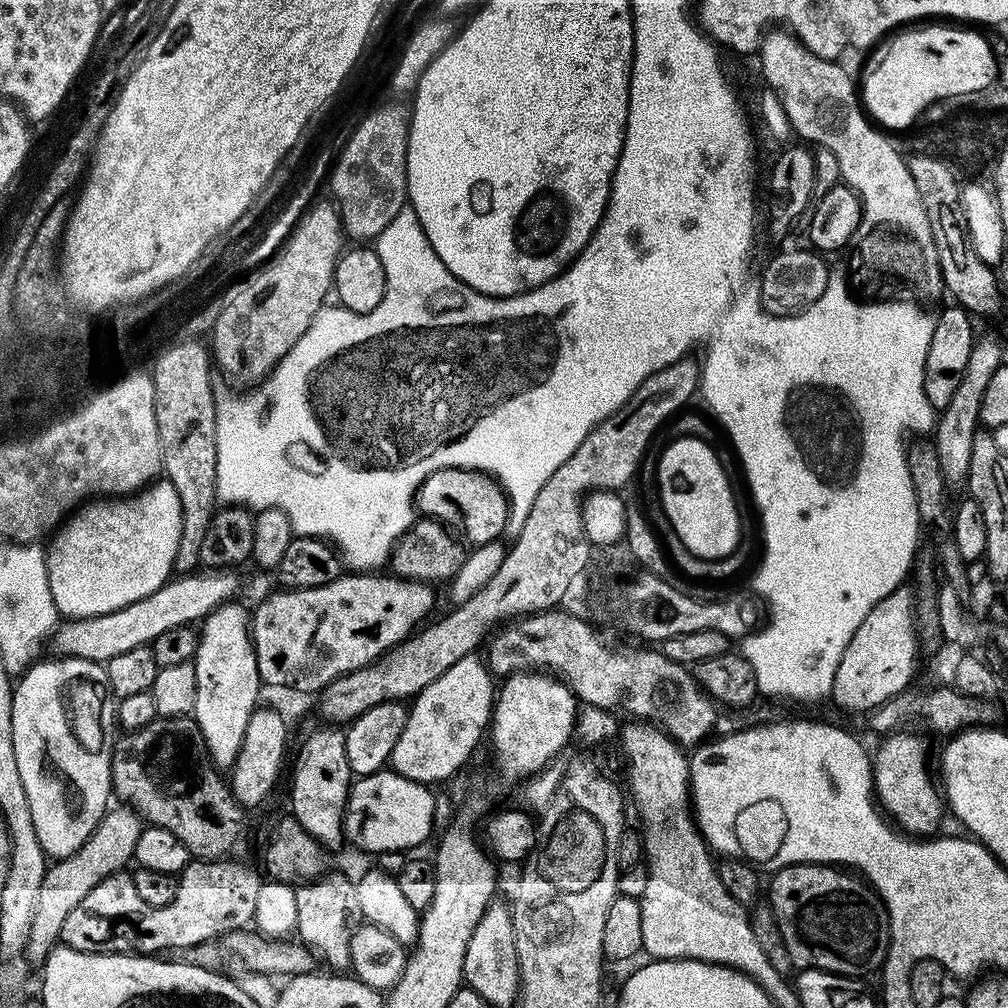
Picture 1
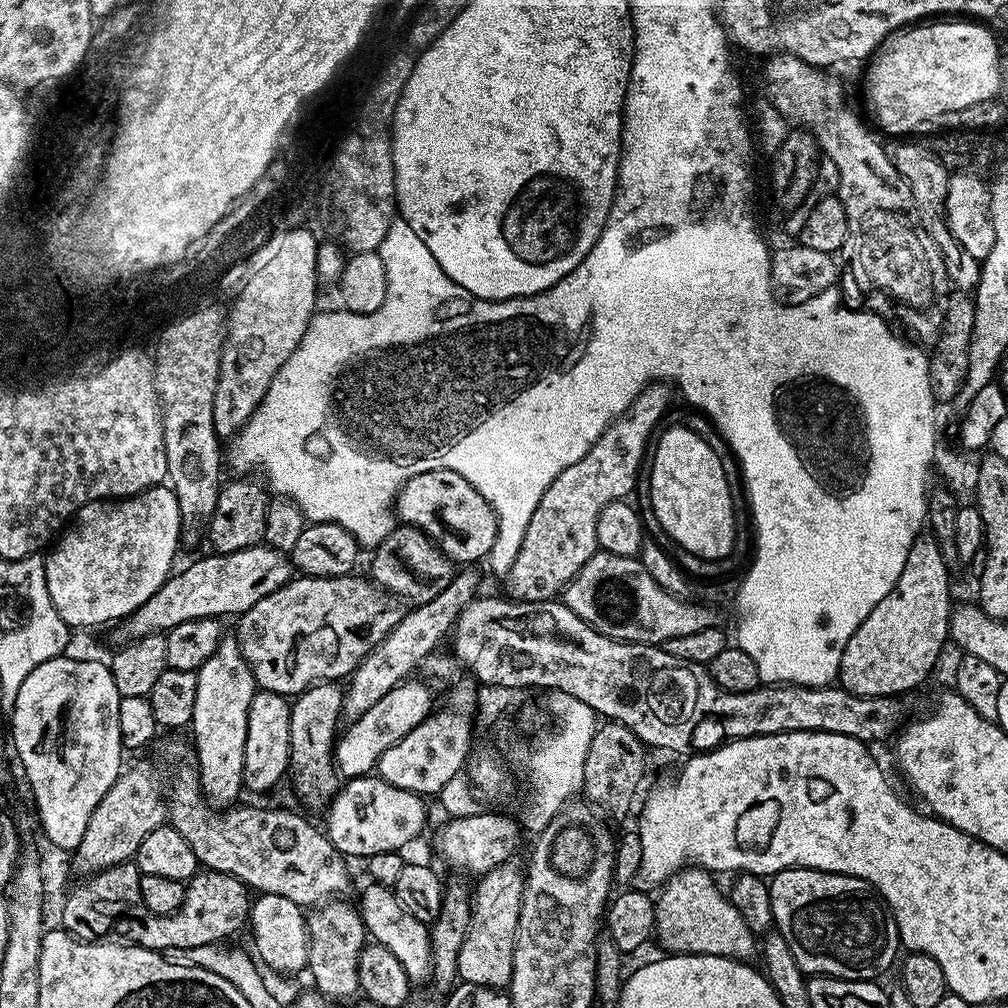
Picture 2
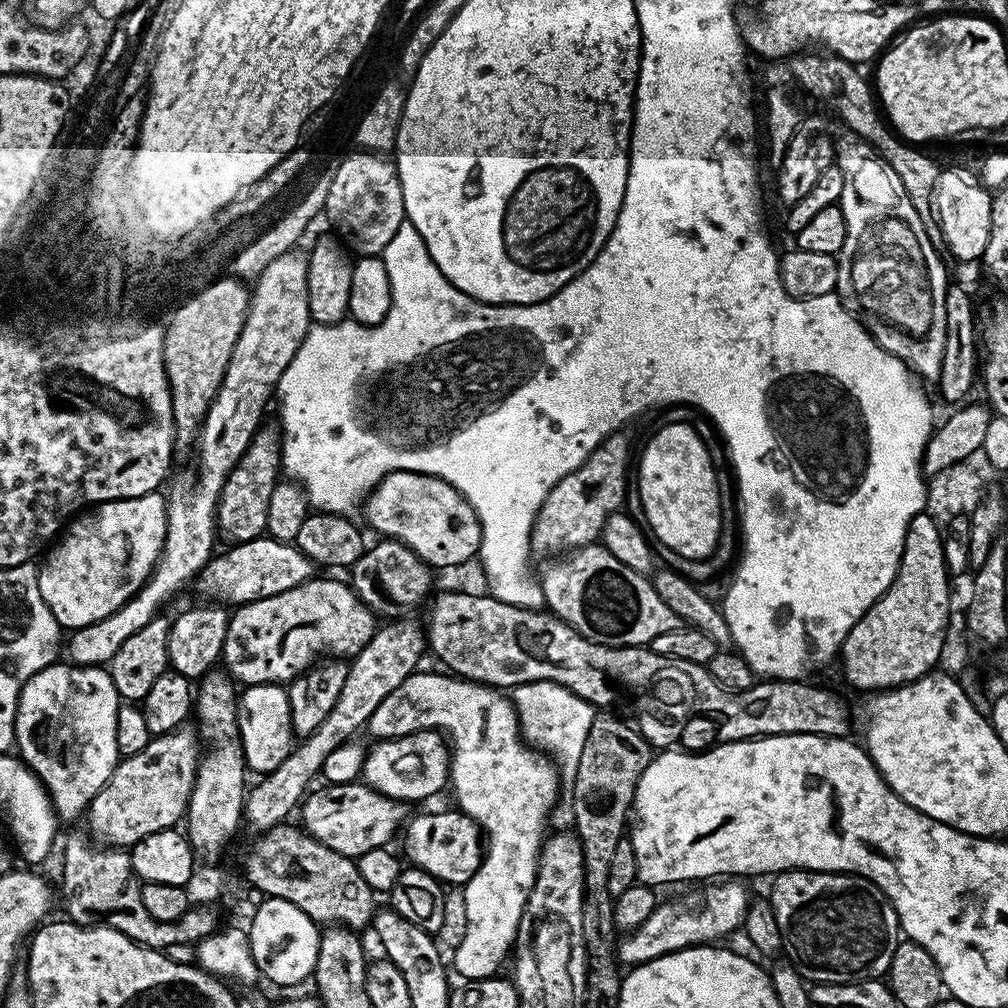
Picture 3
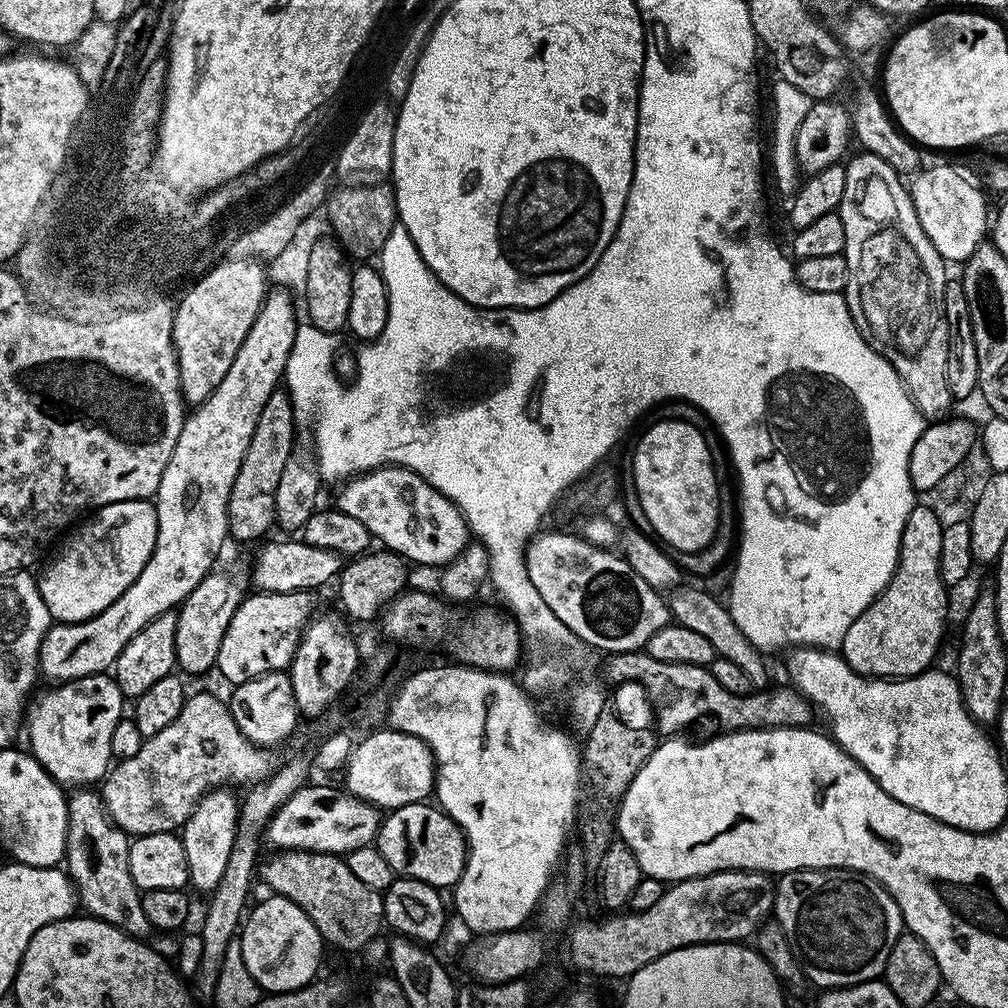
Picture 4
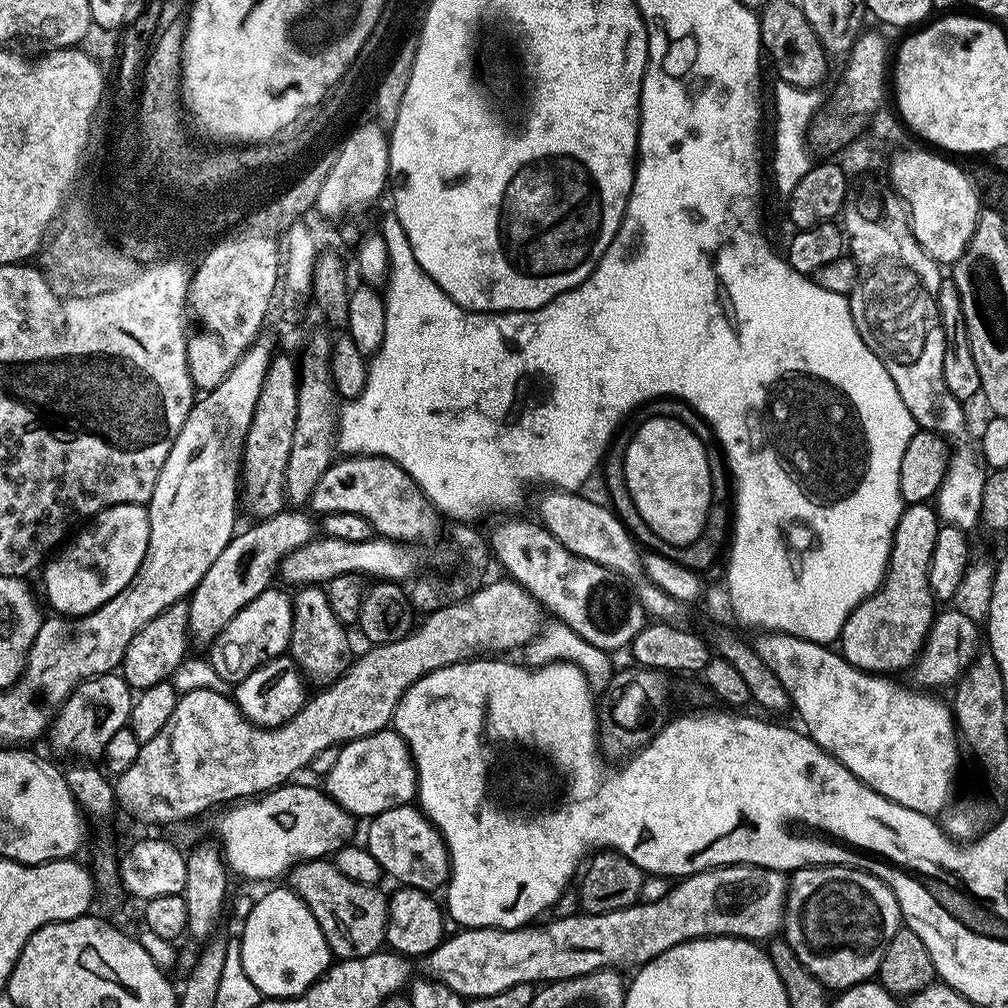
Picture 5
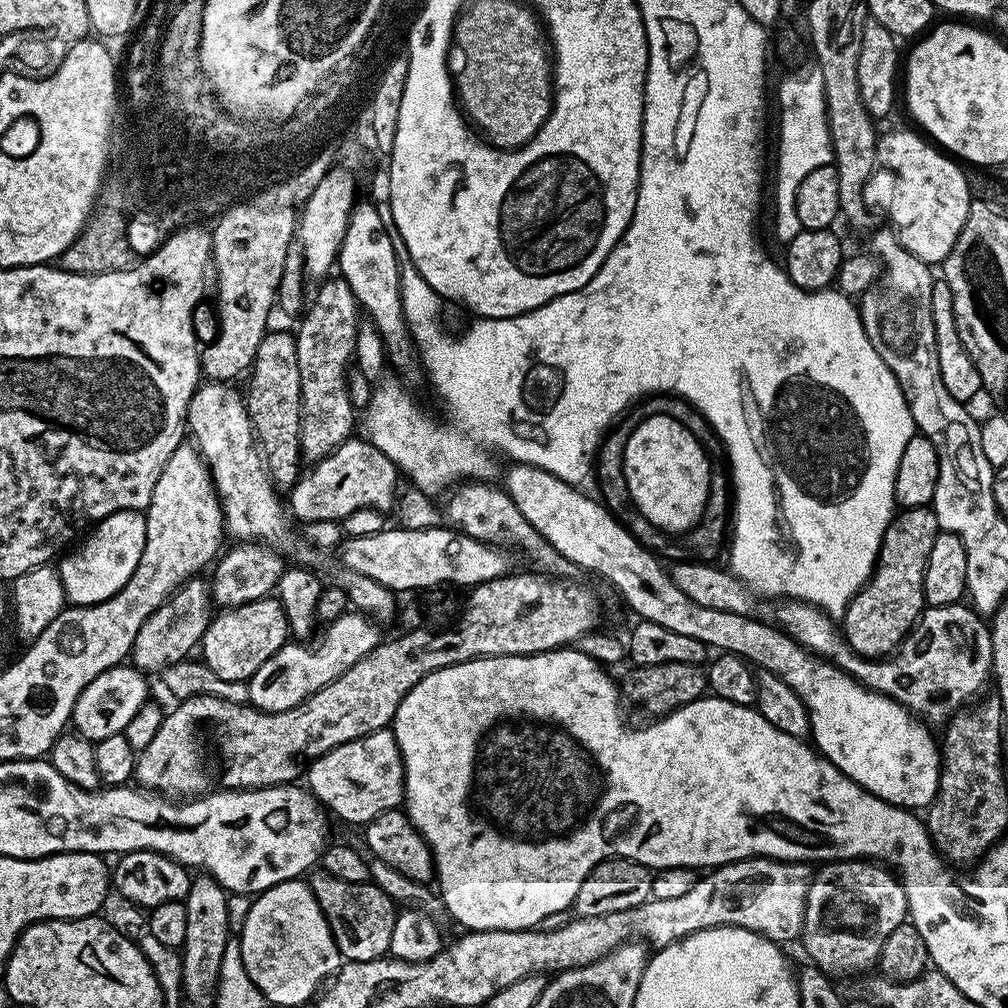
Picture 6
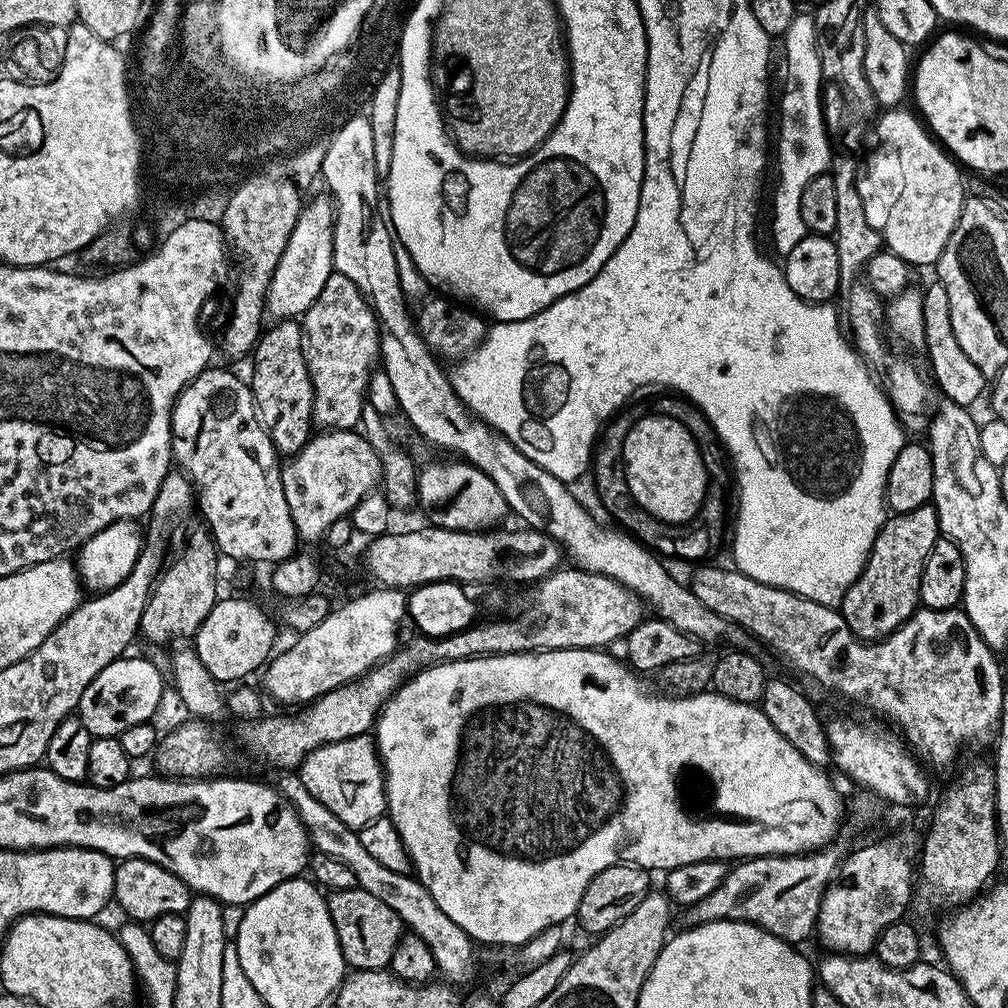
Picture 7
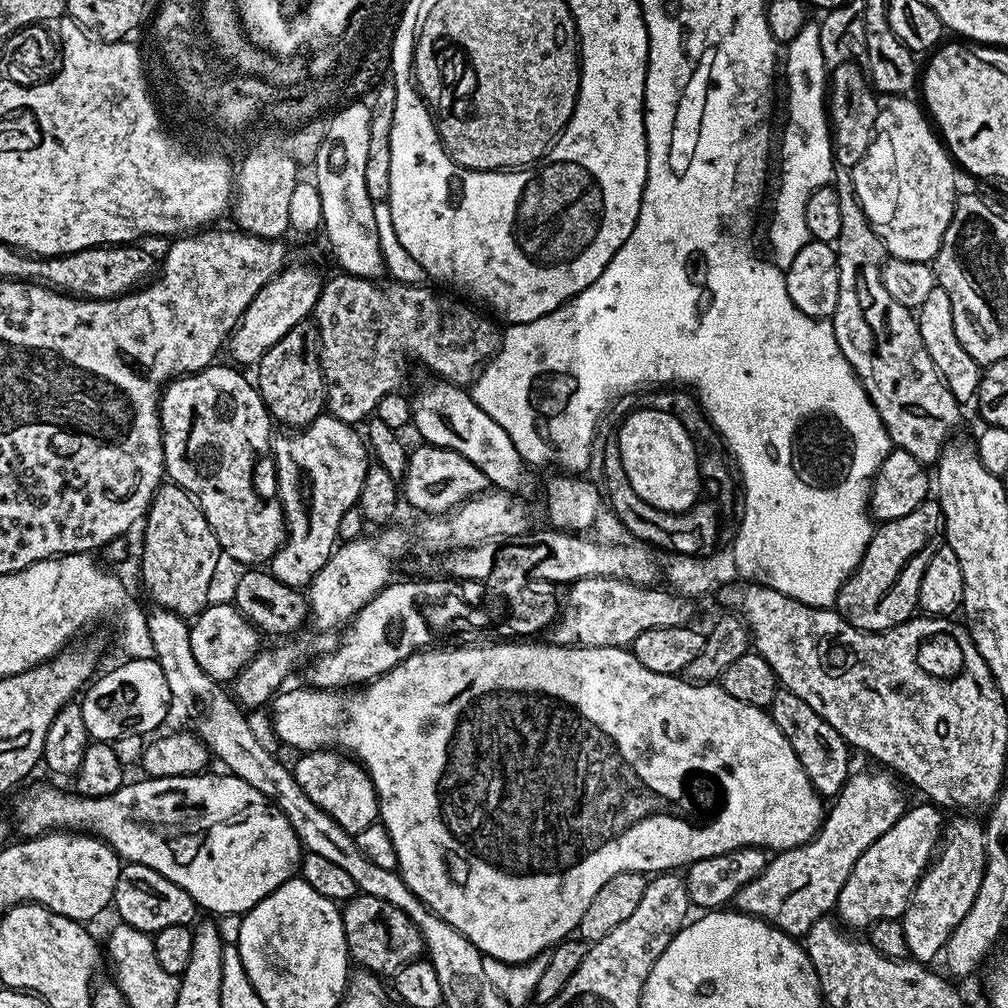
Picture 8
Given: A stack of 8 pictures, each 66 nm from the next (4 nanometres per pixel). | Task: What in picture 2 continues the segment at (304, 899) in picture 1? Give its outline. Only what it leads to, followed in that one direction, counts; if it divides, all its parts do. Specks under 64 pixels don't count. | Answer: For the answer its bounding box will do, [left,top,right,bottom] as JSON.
[307,898,366,1002]

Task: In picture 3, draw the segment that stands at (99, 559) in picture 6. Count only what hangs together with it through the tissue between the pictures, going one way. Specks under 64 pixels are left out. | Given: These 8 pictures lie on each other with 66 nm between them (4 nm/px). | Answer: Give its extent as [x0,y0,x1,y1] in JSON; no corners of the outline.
[36,491,168,630]

